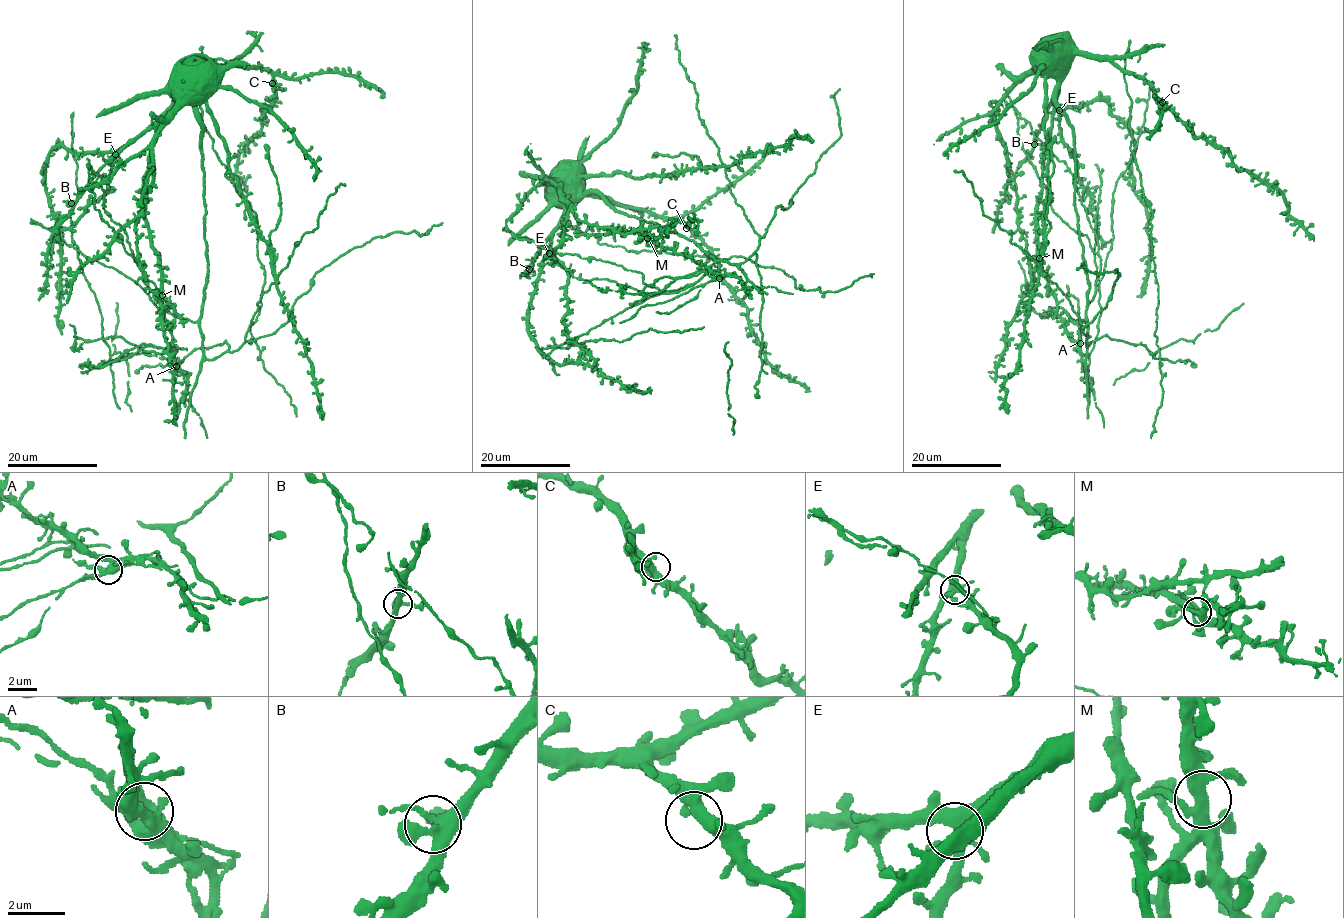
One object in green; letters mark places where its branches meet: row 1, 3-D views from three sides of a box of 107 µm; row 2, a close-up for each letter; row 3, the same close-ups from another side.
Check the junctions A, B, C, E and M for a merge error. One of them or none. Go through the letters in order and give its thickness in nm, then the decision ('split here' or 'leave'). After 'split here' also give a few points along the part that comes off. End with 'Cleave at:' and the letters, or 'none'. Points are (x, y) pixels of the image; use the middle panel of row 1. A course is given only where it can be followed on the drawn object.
A: 400 nm thick; split here
B: 400 nm thick; leave
C: 360 nm thick; leave
E: 400 nm thick; leave
M: 360 nm thick; leave
Cleave at: A

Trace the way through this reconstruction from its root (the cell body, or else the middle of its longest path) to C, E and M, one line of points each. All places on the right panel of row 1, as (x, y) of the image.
C: (1036, 60), (1039, 52), (1107, 60), (1148, 83), (1162, 102)
E: (1036, 60), (1038, 71), (1056, 72), (1053, 99), (1059, 110)
M: (1036, 60), (1037, 70), (1056, 72), (1059, 85), (1037, 212), (1036, 254), (1039, 258)

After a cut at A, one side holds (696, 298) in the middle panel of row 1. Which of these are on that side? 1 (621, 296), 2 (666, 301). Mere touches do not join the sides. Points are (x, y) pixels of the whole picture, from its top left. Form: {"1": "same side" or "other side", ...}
{"1": "other side", "2": "other side"}

